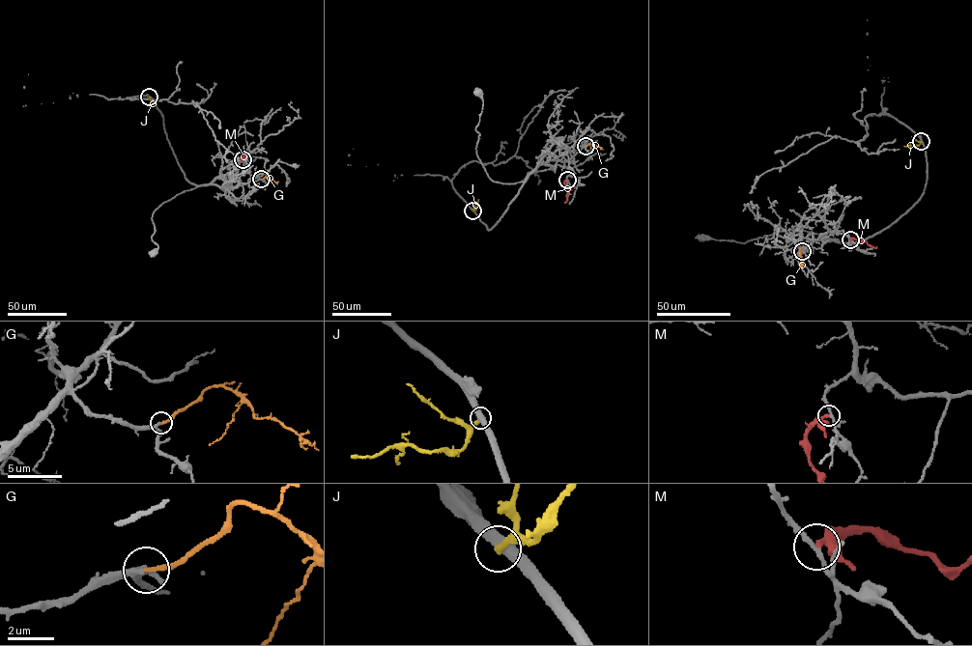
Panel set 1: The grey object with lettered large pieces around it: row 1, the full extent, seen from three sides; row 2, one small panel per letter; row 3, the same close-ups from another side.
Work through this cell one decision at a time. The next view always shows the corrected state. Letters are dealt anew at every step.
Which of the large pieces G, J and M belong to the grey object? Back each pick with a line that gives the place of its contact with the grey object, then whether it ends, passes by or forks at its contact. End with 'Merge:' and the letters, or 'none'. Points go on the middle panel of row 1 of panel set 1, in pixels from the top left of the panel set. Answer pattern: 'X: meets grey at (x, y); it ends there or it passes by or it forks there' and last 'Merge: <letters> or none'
G: meets grey at (586, 146); it ends there
Merge: G

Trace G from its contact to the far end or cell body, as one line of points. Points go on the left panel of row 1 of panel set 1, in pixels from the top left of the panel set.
G: (261, 179), (266, 176), (278, 182)

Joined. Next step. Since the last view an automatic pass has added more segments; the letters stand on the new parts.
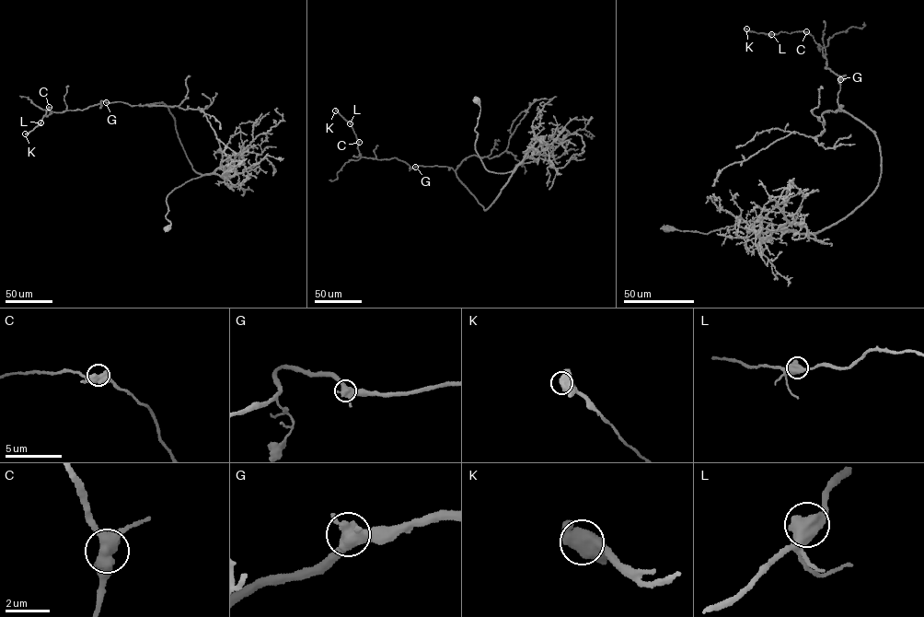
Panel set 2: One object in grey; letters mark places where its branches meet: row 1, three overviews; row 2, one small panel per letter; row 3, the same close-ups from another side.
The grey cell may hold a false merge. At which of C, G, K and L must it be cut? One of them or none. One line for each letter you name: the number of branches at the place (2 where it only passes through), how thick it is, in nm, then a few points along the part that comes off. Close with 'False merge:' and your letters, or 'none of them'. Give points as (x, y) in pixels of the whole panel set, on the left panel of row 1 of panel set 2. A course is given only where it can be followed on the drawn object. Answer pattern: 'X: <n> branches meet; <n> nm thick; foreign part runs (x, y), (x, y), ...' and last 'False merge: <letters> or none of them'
False merge: none of them

